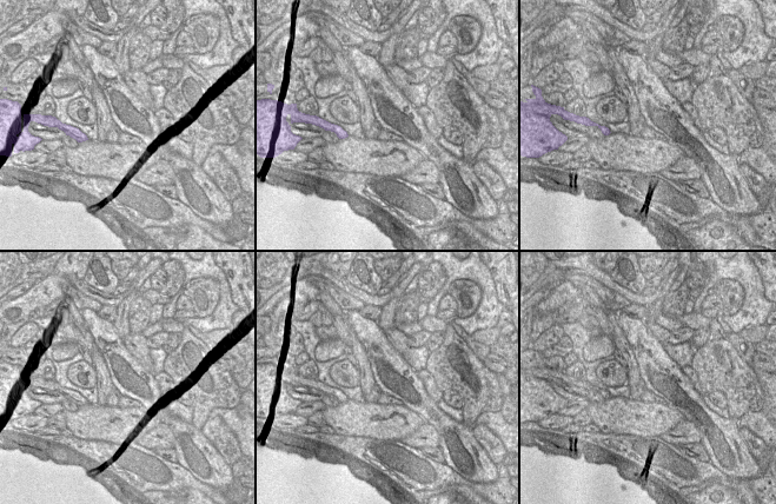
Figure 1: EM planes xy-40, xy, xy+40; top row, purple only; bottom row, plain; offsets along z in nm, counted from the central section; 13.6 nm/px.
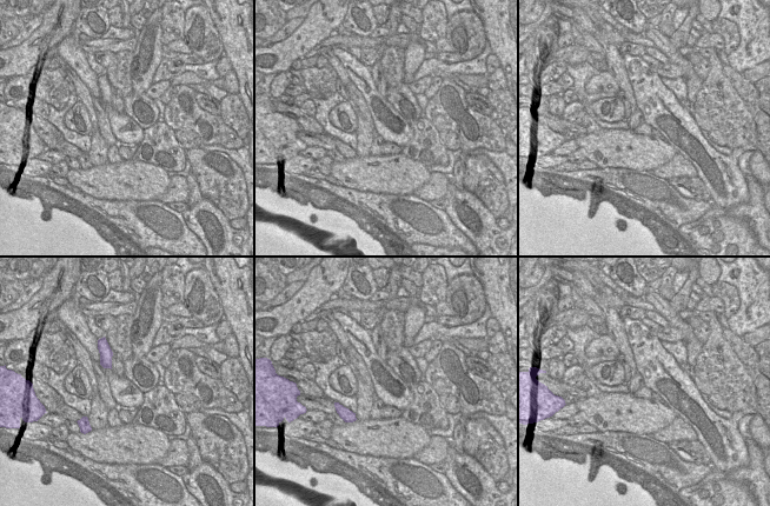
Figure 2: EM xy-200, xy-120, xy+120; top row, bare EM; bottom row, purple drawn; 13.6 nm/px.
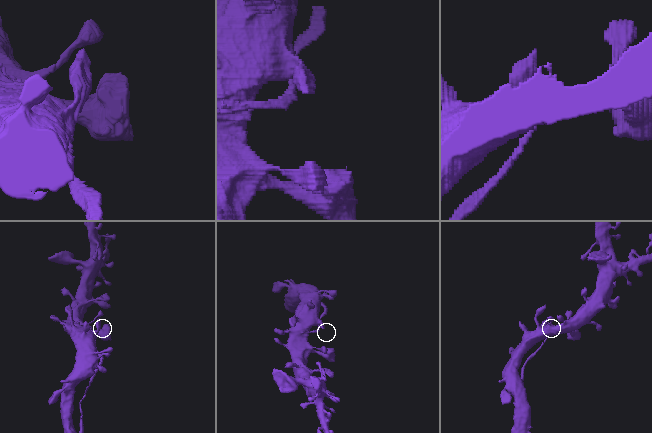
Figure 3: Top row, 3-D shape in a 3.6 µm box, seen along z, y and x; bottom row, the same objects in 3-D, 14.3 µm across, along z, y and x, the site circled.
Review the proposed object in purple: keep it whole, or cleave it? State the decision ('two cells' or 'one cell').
two cells

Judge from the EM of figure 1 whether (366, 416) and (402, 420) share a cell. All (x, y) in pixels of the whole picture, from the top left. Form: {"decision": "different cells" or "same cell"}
{"decision": "same cell"}

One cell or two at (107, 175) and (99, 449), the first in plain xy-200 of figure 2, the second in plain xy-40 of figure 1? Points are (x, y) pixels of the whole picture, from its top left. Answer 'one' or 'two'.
two

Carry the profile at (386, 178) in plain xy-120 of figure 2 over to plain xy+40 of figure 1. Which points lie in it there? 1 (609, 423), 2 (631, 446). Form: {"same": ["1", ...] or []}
{"same": ["1"]}

